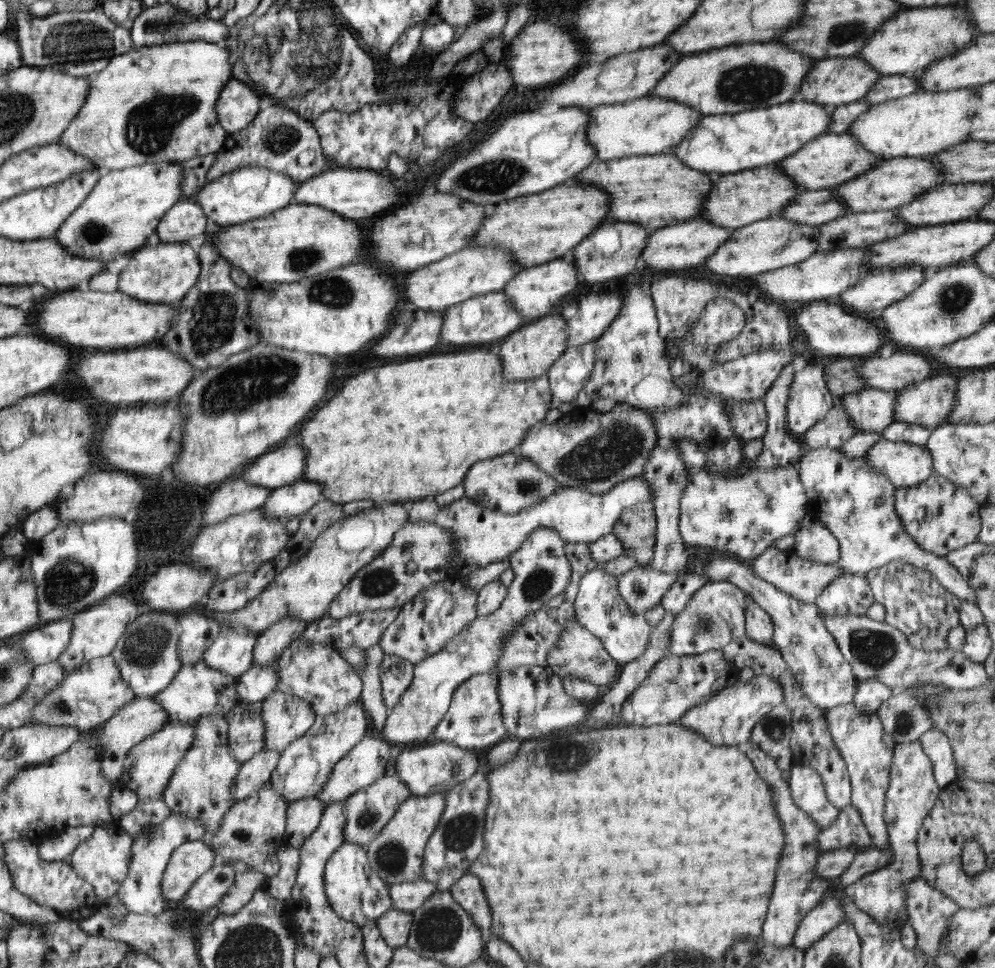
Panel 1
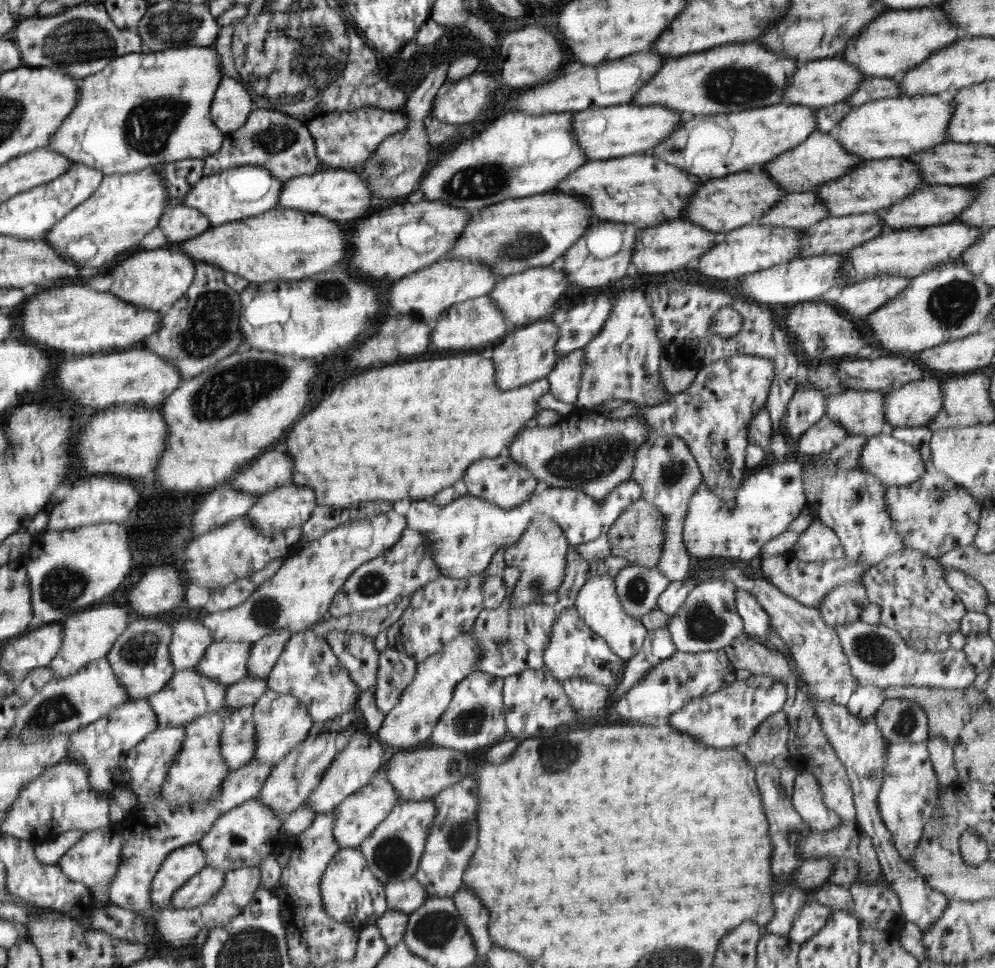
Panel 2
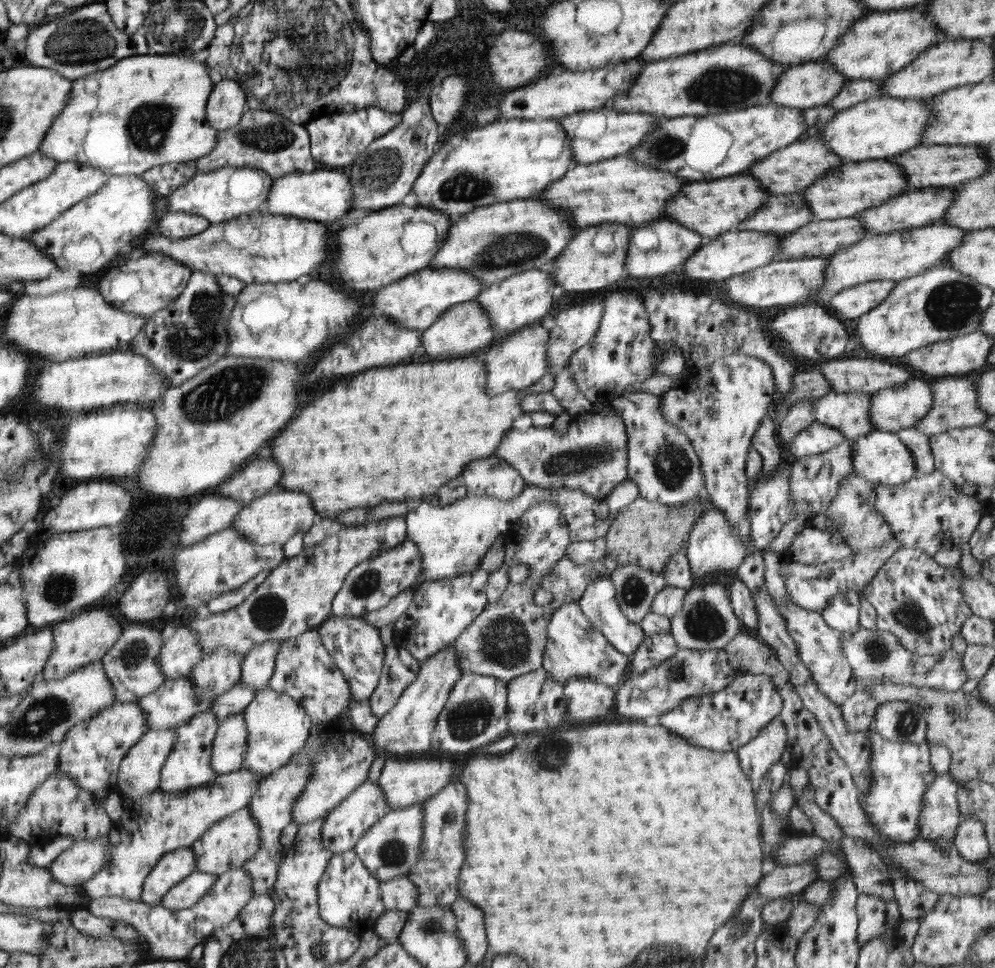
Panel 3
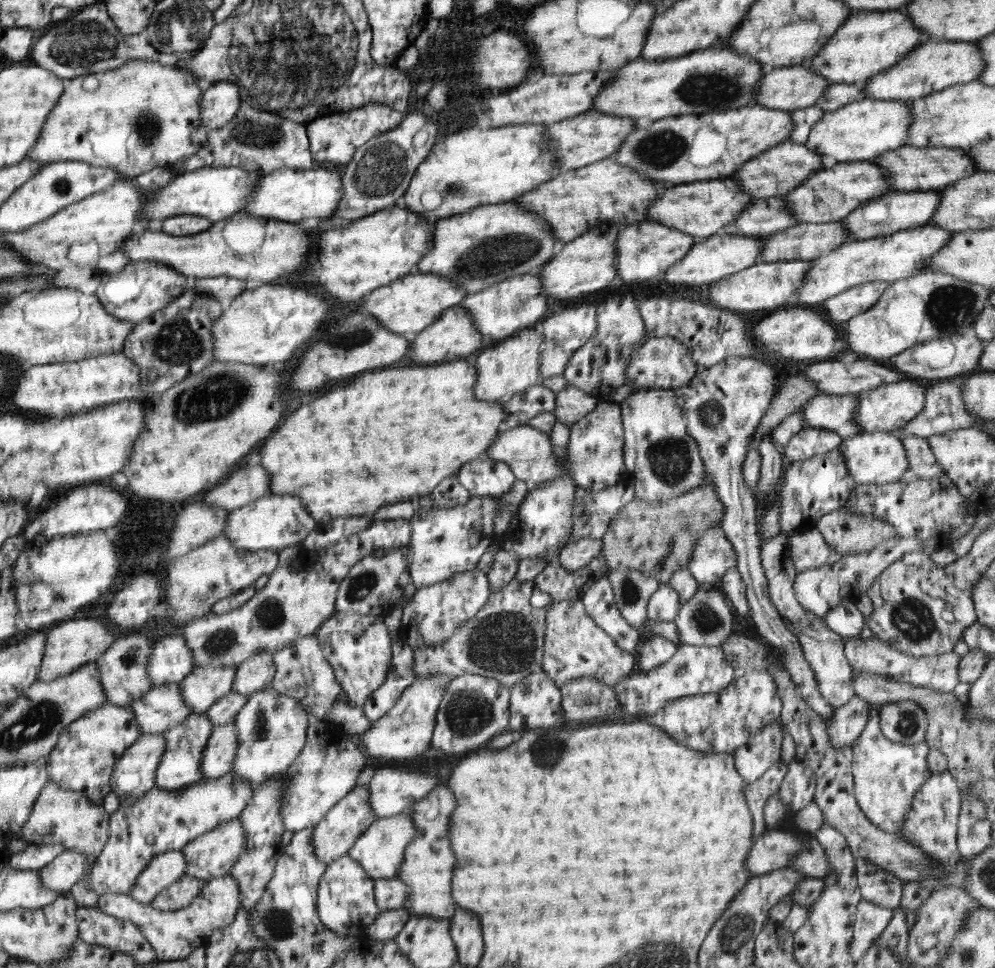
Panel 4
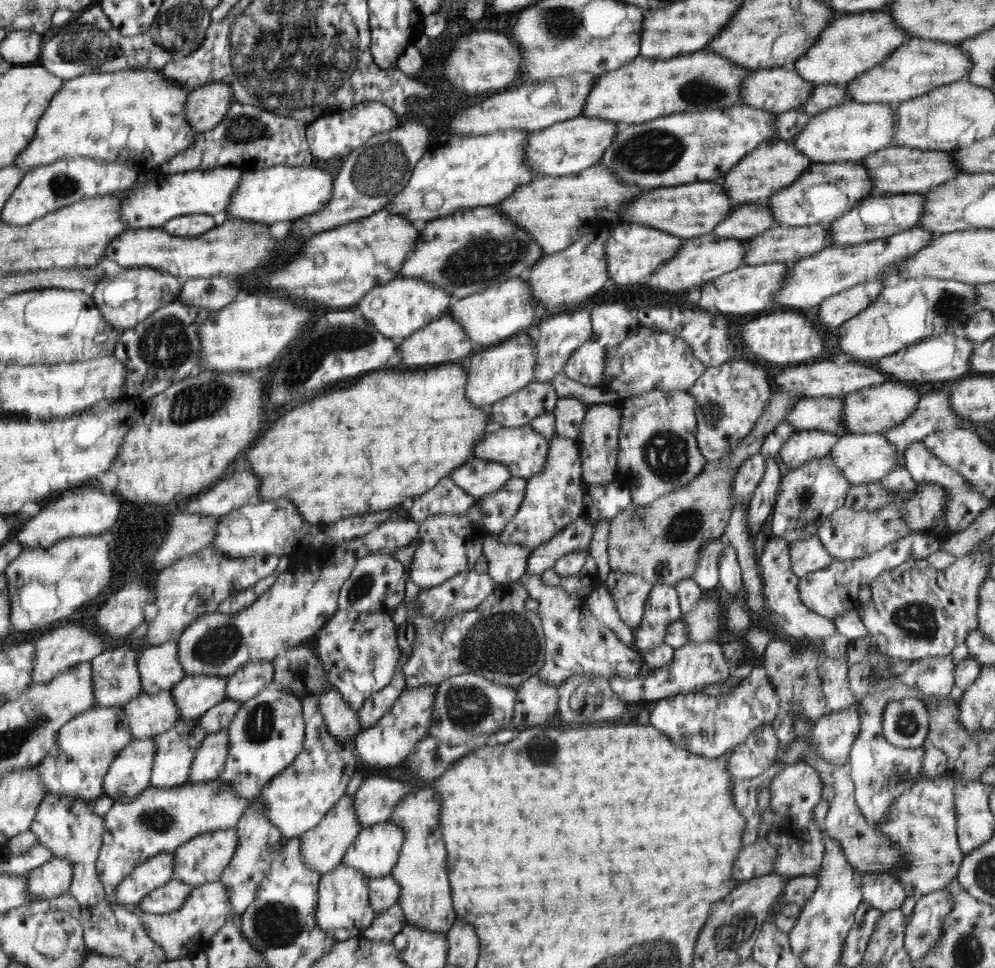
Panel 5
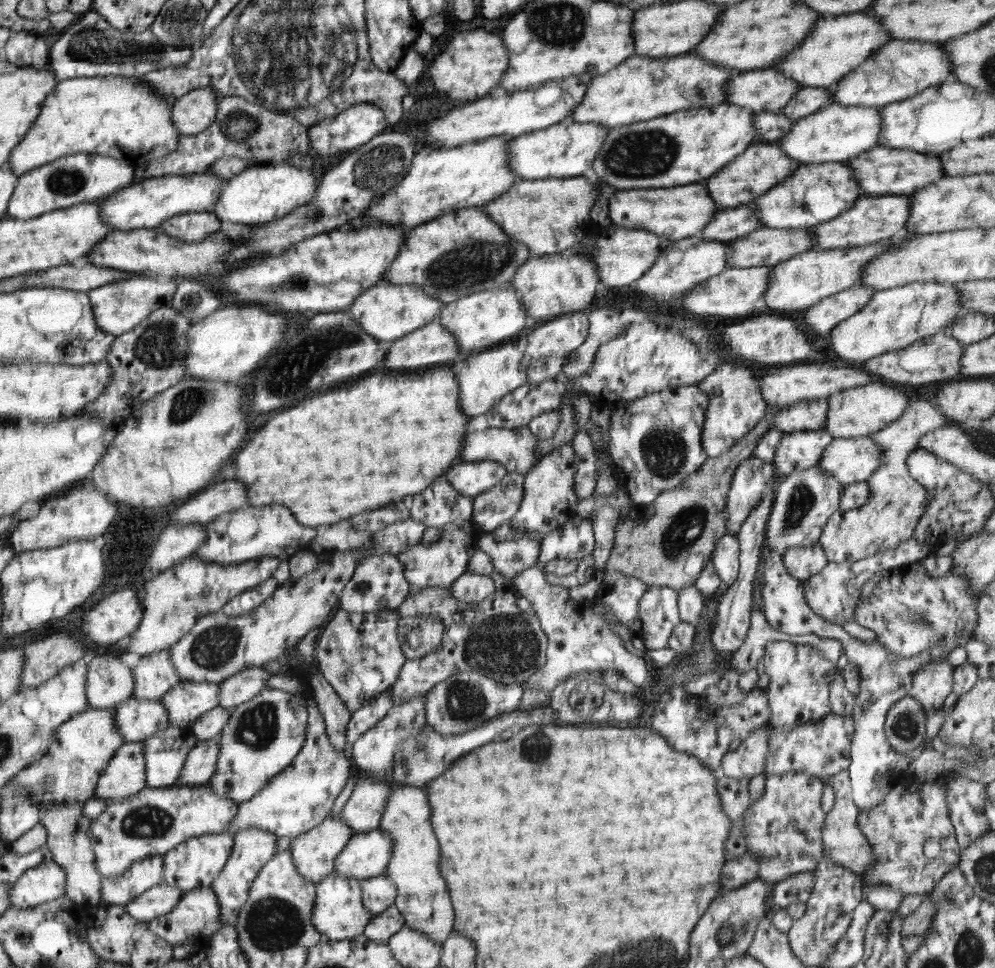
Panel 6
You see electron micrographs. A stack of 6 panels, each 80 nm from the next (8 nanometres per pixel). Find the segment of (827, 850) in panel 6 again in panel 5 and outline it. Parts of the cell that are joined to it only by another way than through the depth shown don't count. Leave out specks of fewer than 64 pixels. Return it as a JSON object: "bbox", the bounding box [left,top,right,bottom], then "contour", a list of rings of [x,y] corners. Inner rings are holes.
{"bbox":[803,749,900,876],"contour":[[[808,749],[803,756],[808,765],[814,767],[822,781],[821,798],[828,801],[828,813],[824,820],[823,833],[834,838],[840,843],[842,854],[861,876],[870,872],[892,871],[899,862],[900,852],[892,844],[888,836],[878,832],[872,823],[866,821],[862,816],[855,799],[855,788],[851,779],[849,763],[829,763],[825,761],[816,751]]]}

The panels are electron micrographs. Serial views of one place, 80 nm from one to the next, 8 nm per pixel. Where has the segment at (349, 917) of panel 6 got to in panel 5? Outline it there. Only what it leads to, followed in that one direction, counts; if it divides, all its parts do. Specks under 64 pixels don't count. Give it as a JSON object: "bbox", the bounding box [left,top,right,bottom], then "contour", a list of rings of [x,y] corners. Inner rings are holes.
{"bbox":[317,863,376,942],"contour":[[[340,863],[334,871],[321,876],[317,899],[317,923],[338,942],[344,941],[344,934],[354,928],[354,934],[362,934],[372,924],[376,915],[369,901],[369,877],[350,865]]]}

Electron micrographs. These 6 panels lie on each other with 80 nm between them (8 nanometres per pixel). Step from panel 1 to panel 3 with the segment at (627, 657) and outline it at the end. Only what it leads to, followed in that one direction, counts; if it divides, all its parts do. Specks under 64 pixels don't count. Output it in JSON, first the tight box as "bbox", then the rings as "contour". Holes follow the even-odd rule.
{"bbox":[578,577,646,658],"contour":[[[605,577],[593,578],[591,582],[588,582],[578,603],[586,619],[608,639],[608,642],[618,652],[630,658],[637,651],[646,634],[640,624],[628,620],[622,614],[615,595],[615,586],[611,579]]]}

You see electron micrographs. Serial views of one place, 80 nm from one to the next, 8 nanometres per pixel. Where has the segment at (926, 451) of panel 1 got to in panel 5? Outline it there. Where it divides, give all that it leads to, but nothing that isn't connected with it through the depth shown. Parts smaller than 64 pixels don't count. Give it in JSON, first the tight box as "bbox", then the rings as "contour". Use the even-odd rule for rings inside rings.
{"bbox":[829,432,899,486],"contour":[[[846,432],[839,437],[829,454],[838,472],[842,472],[842,476],[851,486],[880,483],[884,477],[896,469],[899,462],[898,449],[883,433],[852,434]]]}

